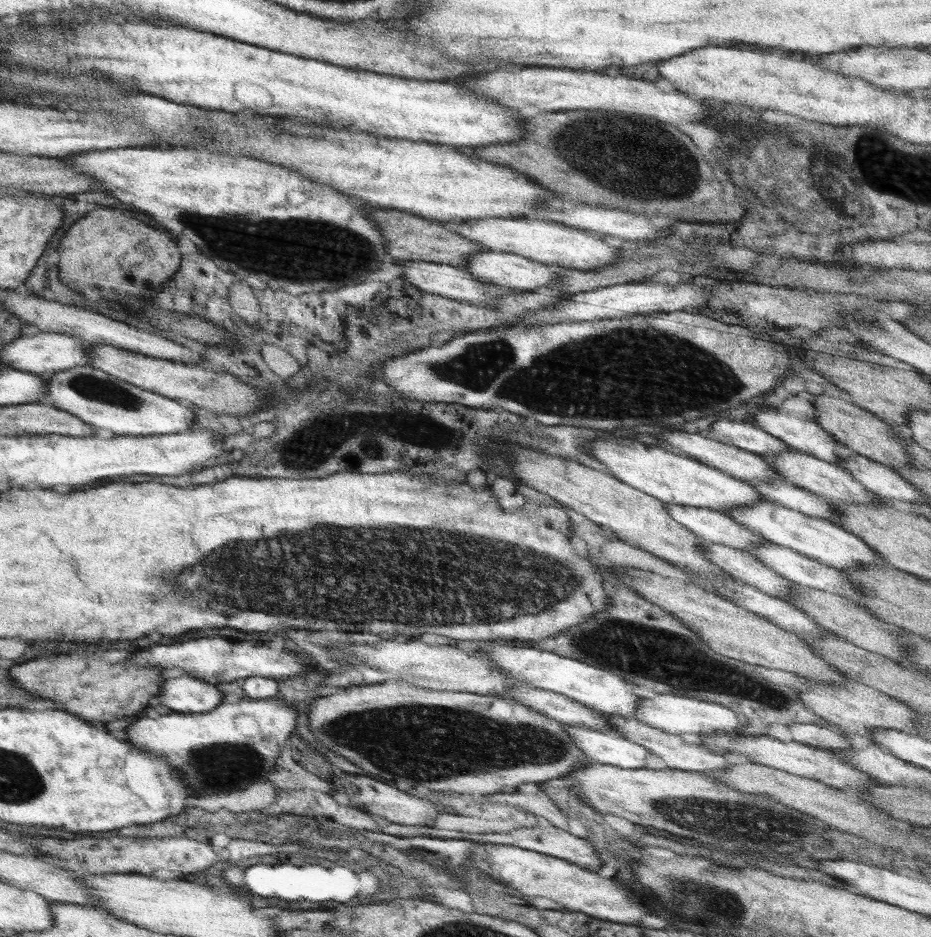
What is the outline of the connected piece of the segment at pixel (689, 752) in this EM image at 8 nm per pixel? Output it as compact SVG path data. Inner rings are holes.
M608 714L610 721L614 723L615 734L620 735L644 748L648 749L652 754L656 754L666 762L668 769L687 770L694 772L705 772L706 770L726 770L730 763L726 760L726 756L702 745L688 744L680 737L673 735L660 729L648 726L640 722L638 719L630 716L620 716L620 714Z

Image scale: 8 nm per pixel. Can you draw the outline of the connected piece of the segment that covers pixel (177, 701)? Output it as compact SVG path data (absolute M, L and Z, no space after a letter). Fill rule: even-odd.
M191 676L170 678L163 686L153 700L176 712L210 712L224 698L224 693L216 685Z

